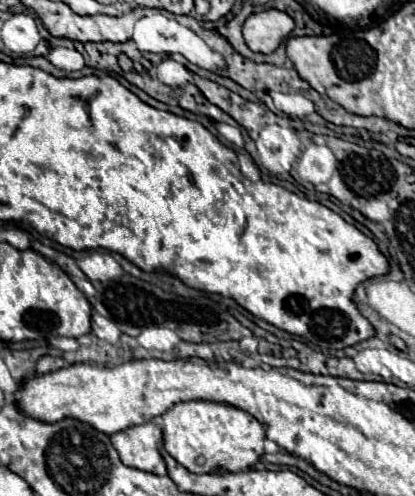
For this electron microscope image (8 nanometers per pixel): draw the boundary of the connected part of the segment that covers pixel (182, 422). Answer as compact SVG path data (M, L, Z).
M183 401L163 413L163 437L165 437L165 451L191 473L209 473L215 469L245 471L253 467L263 455L265 429L255 417L233 405L215 401Z

